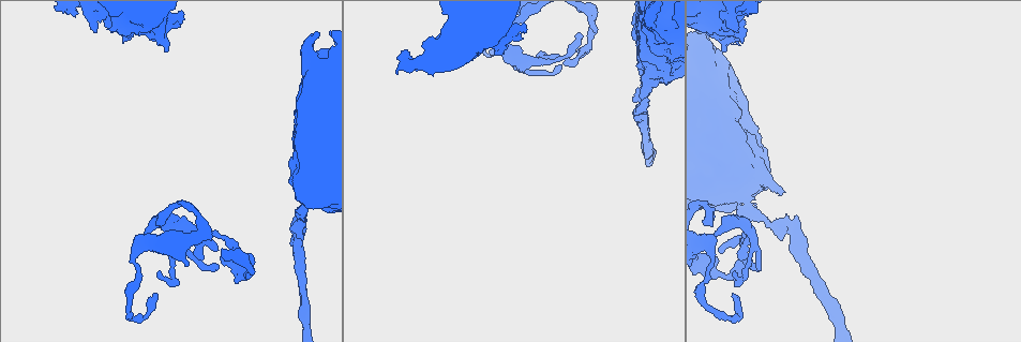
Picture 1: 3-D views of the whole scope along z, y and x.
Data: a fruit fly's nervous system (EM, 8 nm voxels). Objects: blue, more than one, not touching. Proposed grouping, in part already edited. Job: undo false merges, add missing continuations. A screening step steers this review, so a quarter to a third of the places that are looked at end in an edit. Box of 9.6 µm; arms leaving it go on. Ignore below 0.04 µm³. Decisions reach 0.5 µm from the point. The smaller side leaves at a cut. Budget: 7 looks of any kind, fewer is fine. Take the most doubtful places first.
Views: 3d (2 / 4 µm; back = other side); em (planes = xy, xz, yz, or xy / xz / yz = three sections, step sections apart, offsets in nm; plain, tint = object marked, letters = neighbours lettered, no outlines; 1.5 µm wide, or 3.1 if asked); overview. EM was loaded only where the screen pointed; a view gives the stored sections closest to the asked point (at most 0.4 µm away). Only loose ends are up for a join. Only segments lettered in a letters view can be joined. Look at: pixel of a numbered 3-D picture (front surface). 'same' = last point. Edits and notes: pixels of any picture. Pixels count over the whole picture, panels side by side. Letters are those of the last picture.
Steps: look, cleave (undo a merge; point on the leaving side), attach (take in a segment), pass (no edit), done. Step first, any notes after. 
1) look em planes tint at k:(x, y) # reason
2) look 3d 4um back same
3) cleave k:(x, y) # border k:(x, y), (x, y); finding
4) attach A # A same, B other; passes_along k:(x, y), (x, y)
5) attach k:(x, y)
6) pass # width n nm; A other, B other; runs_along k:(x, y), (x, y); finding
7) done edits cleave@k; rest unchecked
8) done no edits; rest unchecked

look 3d 2um at 1:(720, 252) # tapers out

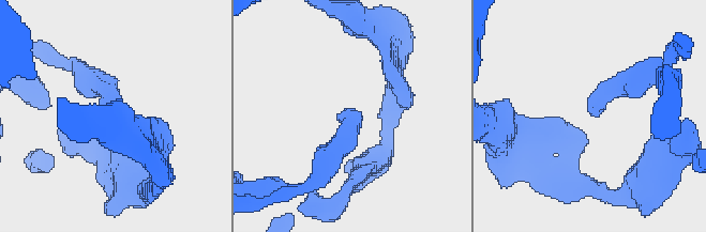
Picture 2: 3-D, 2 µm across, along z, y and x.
look em planes letters at 2:(355, 115) # need the tissue

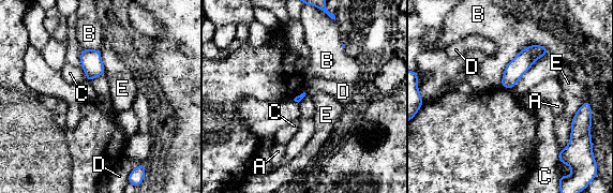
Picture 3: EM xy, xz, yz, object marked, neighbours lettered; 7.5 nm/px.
pass # longest_contact B 460 nm; A other, B other, C other, D other, E other; border 3:(83, 48), (80, 65); no lettered segment goes on from it

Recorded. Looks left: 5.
look em planes tint at 1:(745, 224) # sudden change in width

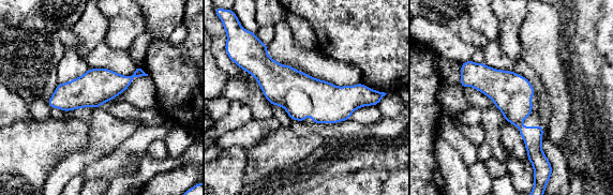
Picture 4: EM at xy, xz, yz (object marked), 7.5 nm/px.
look em planes letters same

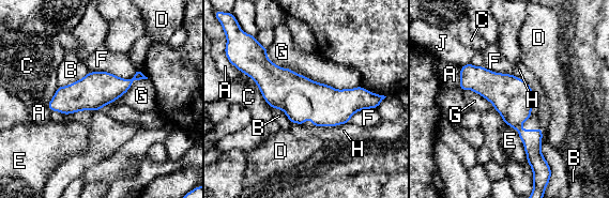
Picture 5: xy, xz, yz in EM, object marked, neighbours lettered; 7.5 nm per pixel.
pass # longest_contact G 750 nm; A other, B other, C other, D other, E other, F other, G other, H other, J other; border 5:(267, 48), (360, 86); one cell here

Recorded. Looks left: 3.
look 3d 4um back at 1:(740, 196) # touches itself

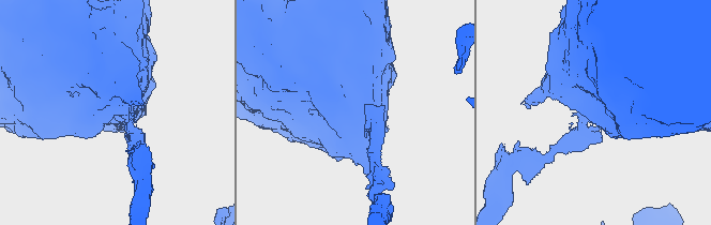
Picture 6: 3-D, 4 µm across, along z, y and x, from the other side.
look em planes plain at 6:(131, 112)

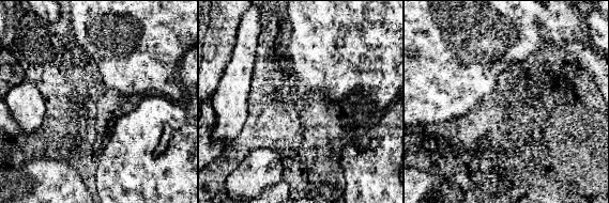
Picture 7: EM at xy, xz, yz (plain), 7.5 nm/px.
look em planes letters same

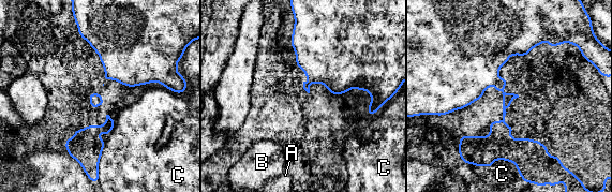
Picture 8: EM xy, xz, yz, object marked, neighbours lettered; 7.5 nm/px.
pass # A other, B other, C other; border 8:(490, 166), (506, 160), (517, 168); all the same cell

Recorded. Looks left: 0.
done no edits; rest unchecked

